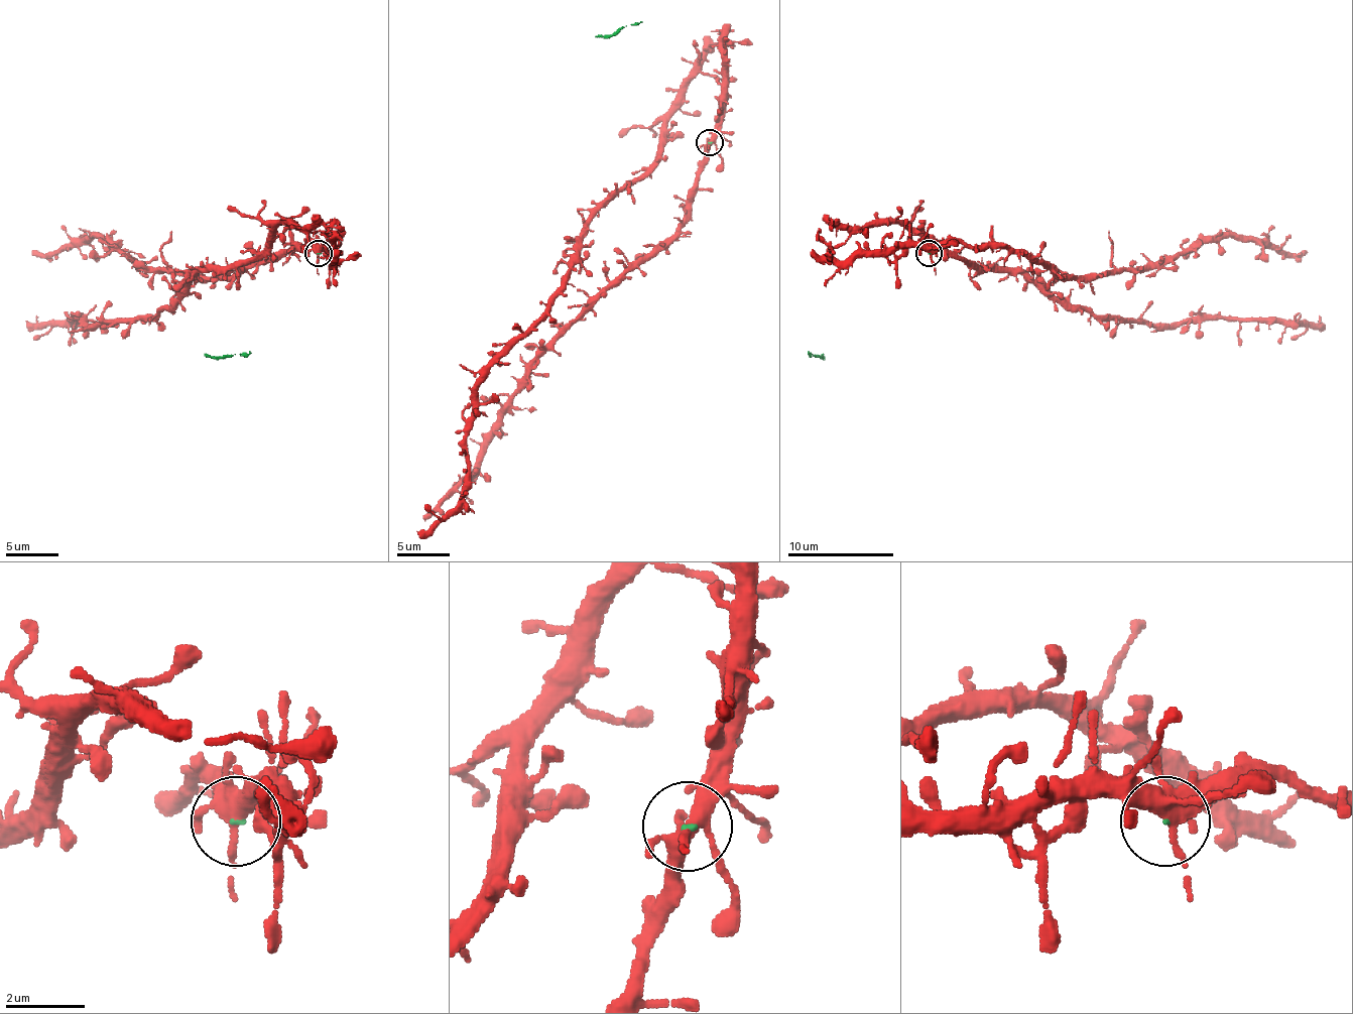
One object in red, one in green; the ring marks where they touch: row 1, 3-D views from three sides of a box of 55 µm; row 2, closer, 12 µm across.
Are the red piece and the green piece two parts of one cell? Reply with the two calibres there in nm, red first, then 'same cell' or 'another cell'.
calibres 400 and 60 nm; same cell

